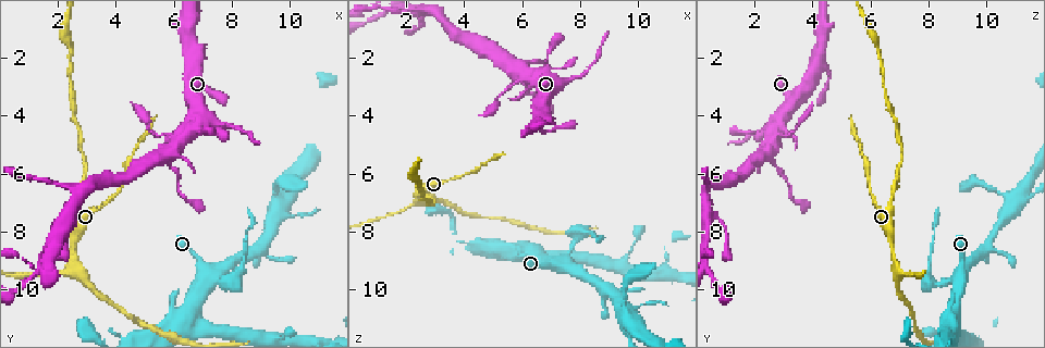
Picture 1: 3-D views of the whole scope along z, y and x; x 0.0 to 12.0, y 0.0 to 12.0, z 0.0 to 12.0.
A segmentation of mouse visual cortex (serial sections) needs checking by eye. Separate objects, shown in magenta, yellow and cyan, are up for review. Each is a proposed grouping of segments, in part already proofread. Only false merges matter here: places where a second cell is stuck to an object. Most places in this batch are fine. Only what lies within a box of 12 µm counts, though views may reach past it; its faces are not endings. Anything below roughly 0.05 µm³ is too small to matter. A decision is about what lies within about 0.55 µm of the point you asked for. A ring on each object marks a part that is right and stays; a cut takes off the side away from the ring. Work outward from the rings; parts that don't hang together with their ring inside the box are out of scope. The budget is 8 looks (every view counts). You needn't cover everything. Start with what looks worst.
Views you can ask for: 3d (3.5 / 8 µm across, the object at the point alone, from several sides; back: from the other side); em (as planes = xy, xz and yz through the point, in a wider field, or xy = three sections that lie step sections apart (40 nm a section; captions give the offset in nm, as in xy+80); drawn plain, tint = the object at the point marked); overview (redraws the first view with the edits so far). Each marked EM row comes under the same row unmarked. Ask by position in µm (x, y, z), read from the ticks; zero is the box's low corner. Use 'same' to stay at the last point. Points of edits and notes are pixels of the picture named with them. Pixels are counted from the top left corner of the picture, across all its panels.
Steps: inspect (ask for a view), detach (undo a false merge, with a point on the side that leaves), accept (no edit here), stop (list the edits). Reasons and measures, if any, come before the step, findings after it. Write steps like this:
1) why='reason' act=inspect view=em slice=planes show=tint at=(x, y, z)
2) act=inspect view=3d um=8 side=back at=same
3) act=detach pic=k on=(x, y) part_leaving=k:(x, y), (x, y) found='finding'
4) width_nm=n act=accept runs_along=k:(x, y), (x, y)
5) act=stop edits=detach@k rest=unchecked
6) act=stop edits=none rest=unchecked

why='four arms meet' act=inspect view=3d um=3.5 at=(6.5, 4.6, 2.6)

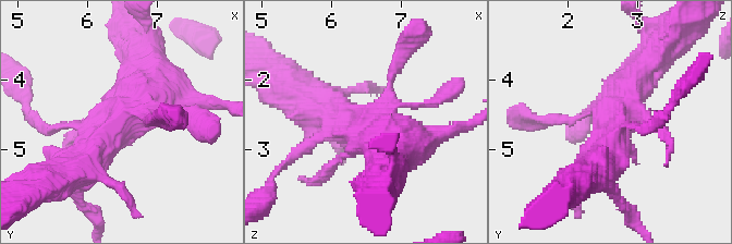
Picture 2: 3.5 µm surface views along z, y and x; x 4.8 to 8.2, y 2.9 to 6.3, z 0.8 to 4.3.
act=inspect view=em slice=xy step=3 show=tint at=(6.50, 4.65, 2.65)

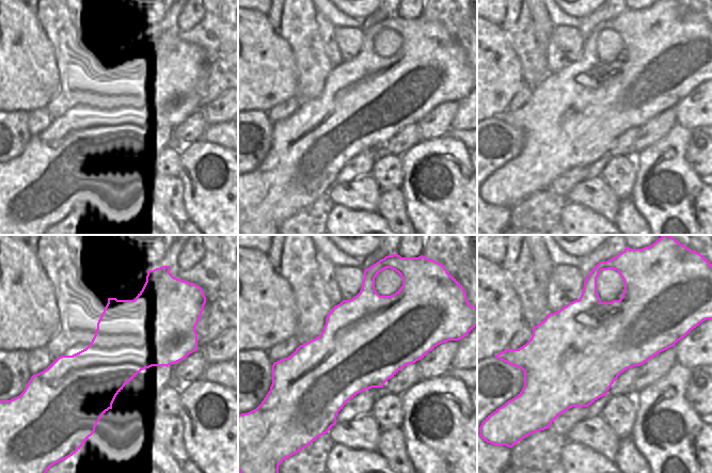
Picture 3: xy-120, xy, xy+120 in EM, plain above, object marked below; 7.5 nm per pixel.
act=accept runs_along=2:(151, 60), (162, 90), (82, 160) found='continuous, no second cell'

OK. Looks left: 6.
why='branch point' act=inspect view=3d um=8 at=(2.7, 9.2, 6.9)

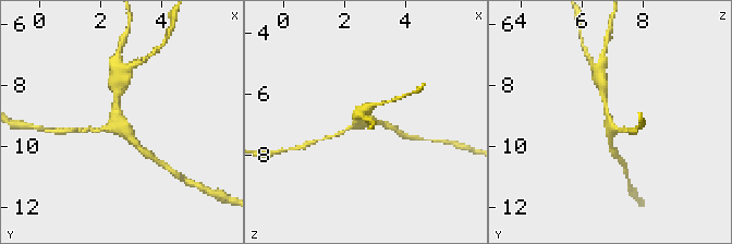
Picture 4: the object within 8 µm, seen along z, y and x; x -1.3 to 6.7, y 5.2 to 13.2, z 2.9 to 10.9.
arms=3 arm_widths_nm=150,200,250 act=inspect view=em slice=xy step=1 show=tint at=(2.6, 9.1, 6.8)

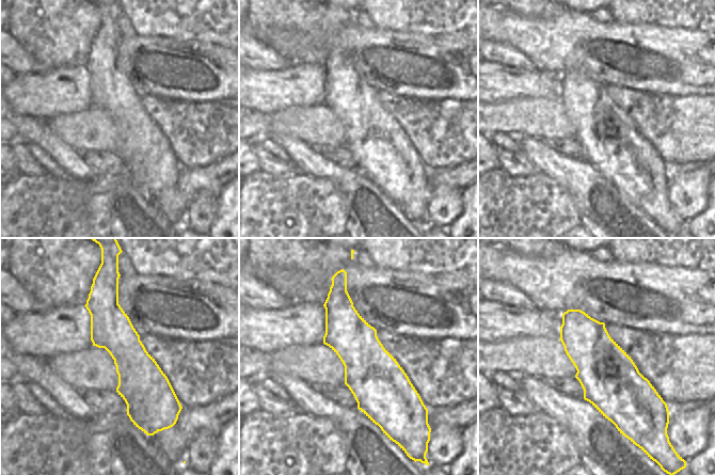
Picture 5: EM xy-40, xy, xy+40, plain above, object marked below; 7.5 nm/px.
act=accept found='continuous, no second cell'

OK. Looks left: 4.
why='a narrow waist' act=inspect view=3d um=3.5 at=(7.0, 9.4, 9.1)

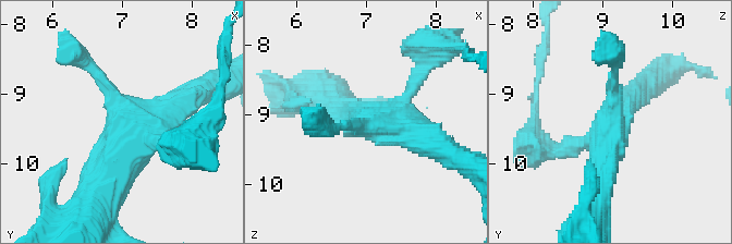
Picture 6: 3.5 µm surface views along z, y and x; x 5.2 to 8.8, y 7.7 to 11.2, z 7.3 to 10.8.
act=inspect view=em slice=xy step=1 show=tint at=(7.05, 9.45, 9.10)

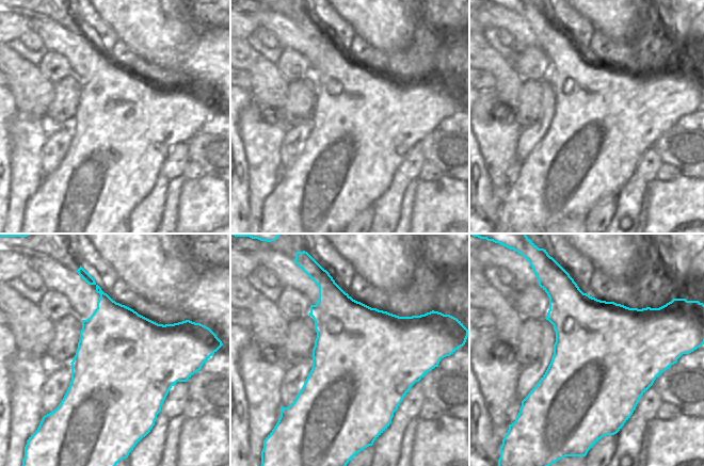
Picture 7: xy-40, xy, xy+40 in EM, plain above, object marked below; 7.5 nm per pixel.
arms=4 act=accept runs_along=6:(615, 63), (615, 104), (598, 191) found='one cell here'

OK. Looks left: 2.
why='looks like a crossing' act=inspect view=3d um=3.5 at=(9.5, 6.9, 10.7)

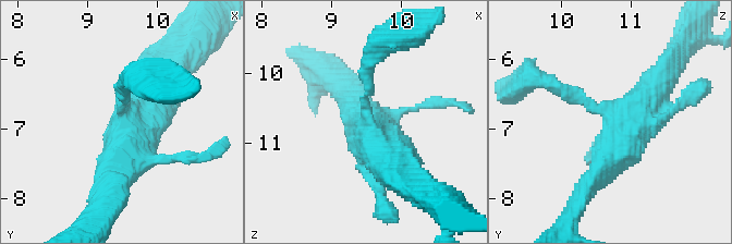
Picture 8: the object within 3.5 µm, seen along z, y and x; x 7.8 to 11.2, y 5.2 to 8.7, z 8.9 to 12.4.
why='now the EM' act=inspect view=em slice=planes show=tint at=(9.50, 6.75, 10.75)

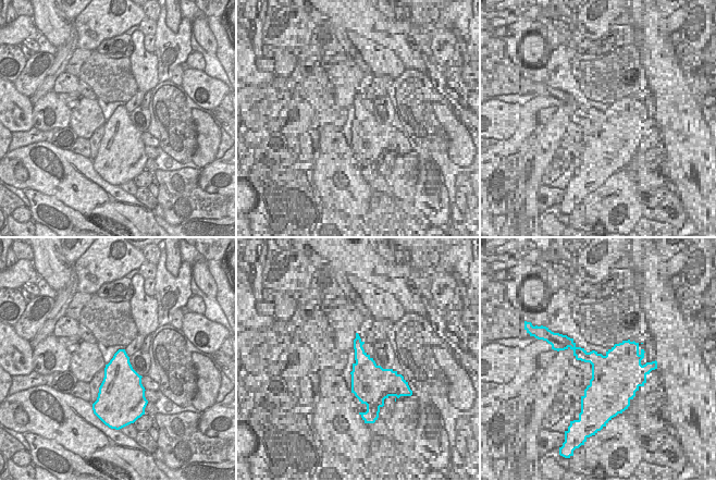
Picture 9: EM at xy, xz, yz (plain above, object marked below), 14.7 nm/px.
act=accept runs_along=8:(587, 187), (666, 74) found='continuous, no second cell'

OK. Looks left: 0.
act=stop edits=none rest=unchecked

